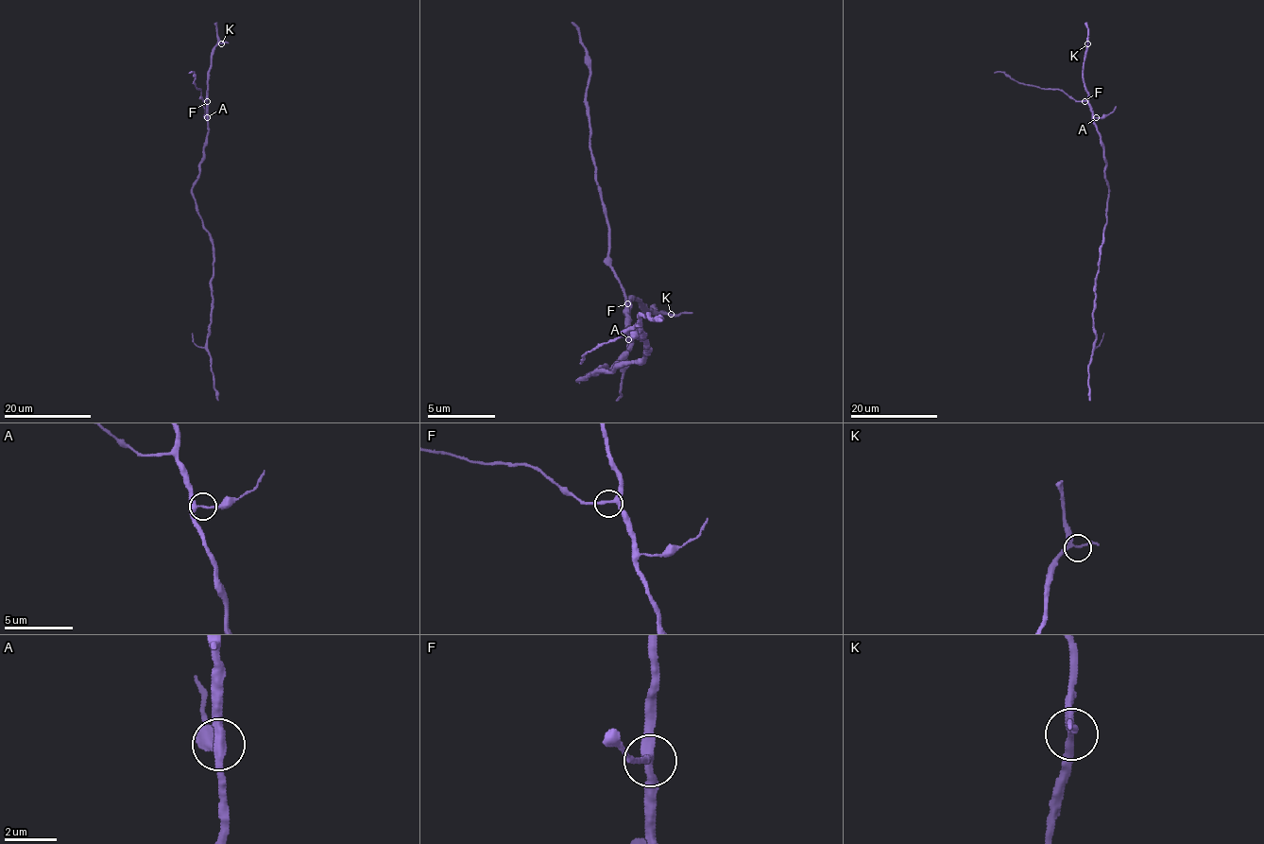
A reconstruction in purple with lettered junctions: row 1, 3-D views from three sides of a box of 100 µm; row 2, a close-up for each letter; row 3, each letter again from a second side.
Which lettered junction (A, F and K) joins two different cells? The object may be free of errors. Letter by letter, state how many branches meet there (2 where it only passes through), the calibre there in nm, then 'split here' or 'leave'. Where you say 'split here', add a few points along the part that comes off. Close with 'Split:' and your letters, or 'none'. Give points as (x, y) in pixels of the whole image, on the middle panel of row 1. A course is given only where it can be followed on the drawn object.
A: branches 3; calibre 240 nm; leave
F: branches 3; calibre 240 nm; leave
K: branches 3; calibre 220 nm; leave
Split: none

